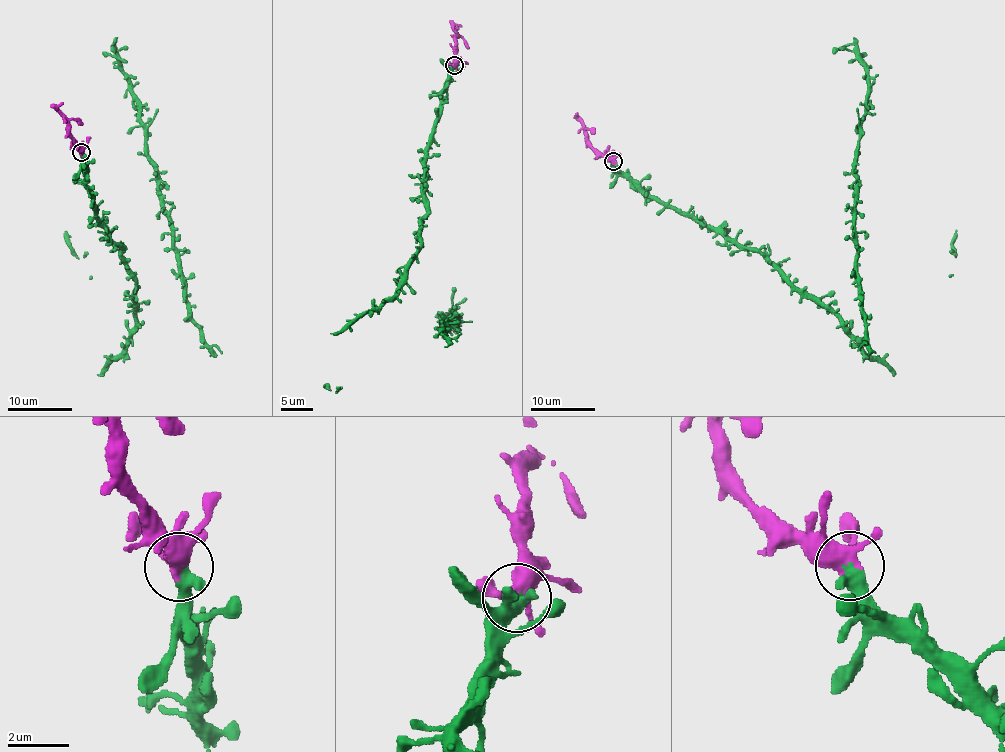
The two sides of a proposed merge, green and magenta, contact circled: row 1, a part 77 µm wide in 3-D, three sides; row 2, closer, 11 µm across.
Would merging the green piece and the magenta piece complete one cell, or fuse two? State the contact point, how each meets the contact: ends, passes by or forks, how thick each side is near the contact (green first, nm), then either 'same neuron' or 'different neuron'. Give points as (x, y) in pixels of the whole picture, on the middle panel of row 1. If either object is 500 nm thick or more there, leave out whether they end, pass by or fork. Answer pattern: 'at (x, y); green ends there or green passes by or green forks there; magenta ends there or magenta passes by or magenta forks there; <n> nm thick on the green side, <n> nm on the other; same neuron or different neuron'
at (454, 65); 500 nm thick on the green side, 400 nm on the other; same neuron

